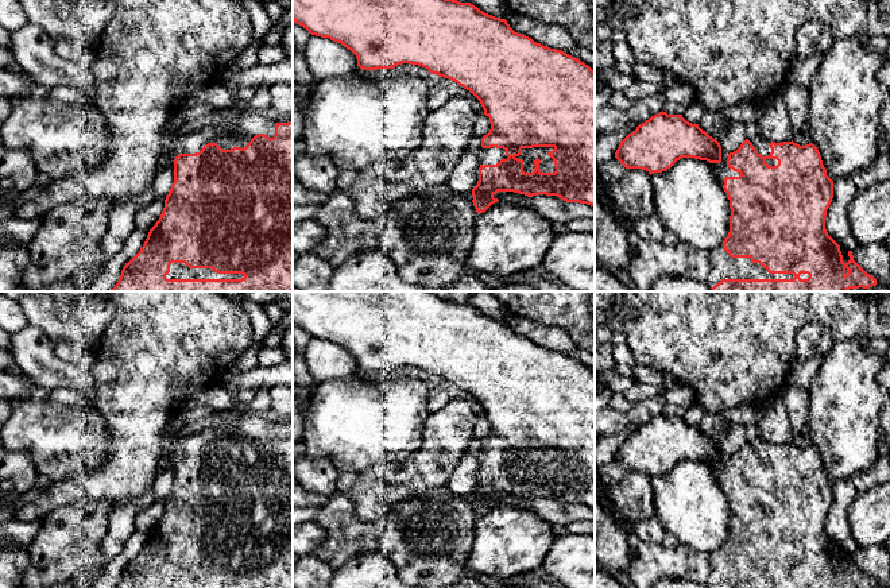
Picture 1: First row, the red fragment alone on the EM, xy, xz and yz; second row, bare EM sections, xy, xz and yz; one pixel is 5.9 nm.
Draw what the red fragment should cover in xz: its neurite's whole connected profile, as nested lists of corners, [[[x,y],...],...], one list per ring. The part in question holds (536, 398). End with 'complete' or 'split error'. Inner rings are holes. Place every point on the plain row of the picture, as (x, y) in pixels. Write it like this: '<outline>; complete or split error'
[[[293,291],[293,324],[312,337],[341,345],[356,357],[357,368],[363,372],[394,371],[402,365],[418,367],[432,376],[457,384],[480,403],[484,417],[490,419],[491,432],[481,440],[481,449],[476,454],[480,469],[477,487],[472,491],[472,504],[477,515],[485,514],[499,503],[494,499],[498,494],[514,494],[527,499],[557,498],[566,504],[595,508],[595,374],[580,361],[515,334],[506,321],[488,317],[471,305],[441,299],[433,291]]]; split error

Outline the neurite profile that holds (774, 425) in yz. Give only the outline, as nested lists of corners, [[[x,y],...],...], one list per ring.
[[[775,396],[762,403],[762,411],[758,421],[761,438],[769,444],[792,444],[793,430],[788,410],[783,402]]]

